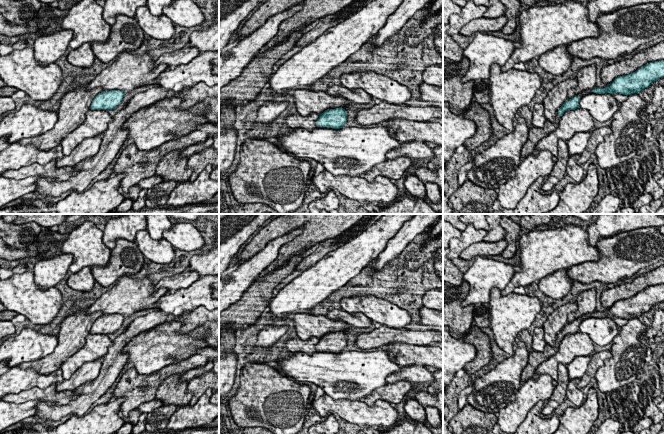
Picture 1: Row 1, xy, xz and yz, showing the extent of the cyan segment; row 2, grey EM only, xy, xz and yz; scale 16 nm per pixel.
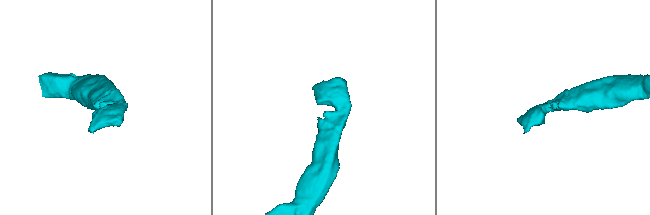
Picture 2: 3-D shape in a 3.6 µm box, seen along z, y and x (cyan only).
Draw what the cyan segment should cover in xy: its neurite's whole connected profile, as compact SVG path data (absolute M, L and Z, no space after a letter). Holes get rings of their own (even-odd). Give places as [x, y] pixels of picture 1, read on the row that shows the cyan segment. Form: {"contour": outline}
{"contour": "M120 90L102 91L93 99L91 110L112 110L115 109L122 101L125 93Z"}

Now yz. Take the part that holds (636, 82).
{"contour": "M664 60L652 61L645 66L638 68L635 72L627 75L618 76L614 81L607 85L606 88L594 87L585 90L571 99L567 99L556 112L556 121L567 110L575 110L579 106L580 99L587 94L607 94L620 93L630 95L633 93L640 94L645 88L648 88L654 81L664 77Z"}

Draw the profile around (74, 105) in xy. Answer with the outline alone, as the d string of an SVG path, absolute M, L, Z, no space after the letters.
M87 85L71 87L70 91L60 100L57 111L58 120L54 127L39 136L19 140L18 143L33 145L44 151L58 146L69 133L85 121L86 113L90 109L93 99L102 91L101 87L88 90Z

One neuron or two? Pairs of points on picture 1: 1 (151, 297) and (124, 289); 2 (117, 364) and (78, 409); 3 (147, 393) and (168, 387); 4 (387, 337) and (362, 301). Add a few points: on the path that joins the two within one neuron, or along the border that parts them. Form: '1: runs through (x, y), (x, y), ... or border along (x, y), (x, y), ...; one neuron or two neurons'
1: runs through (144, 296), (141, 294), (131, 294); one neuron
2: runs through (107, 375), (86, 398); one neuron
3: border along (176, 374), (168, 376), (160, 384), (154, 397); two neurons
4: border along (386, 325), (402, 329); two neurons

